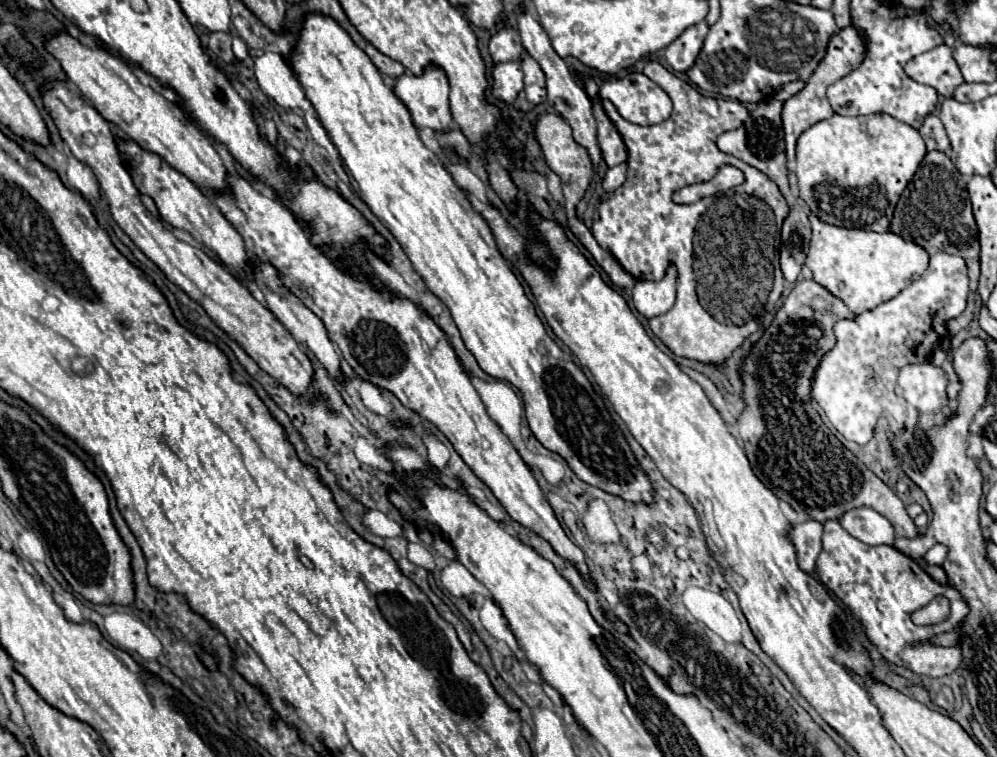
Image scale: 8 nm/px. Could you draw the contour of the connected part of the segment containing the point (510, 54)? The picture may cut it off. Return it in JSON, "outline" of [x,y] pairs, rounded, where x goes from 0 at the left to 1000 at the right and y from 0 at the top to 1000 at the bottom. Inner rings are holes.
{"outline":[[[512,36],[499,38],[499,44],[493,46],[491,52],[491,73],[495,83],[508,83],[508,81],[522,81],[526,62],[522,54],[520,41]]]}

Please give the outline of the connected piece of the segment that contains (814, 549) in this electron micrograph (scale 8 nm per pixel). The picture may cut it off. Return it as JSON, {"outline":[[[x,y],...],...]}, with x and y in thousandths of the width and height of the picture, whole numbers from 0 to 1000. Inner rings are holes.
{"outline":[[[808,688],[796,694],[792,709],[800,728],[800,746],[808,757],[818,757],[818,738],[824,723],[824,694],[820,688]]]}

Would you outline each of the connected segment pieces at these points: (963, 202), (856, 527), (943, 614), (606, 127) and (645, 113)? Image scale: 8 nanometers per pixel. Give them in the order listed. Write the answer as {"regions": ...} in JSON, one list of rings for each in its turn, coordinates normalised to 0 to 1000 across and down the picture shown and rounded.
{"regions":[[[[943,199],[929,202],[915,242],[909,247],[909,252],[905,255],[905,260],[897,276],[897,284],[893,292],[893,305],[903,310],[909,318],[915,318],[915,321],[927,326],[927,329],[939,326],[947,334],[963,337],[969,345],[973,369],[975,369],[973,392],[979,390],[977,382],[979,382],[981,363],[983,363],[981,300],[975,287],[975,271],[973,271],[973,260],[969,252],[969,239],[963,231],[963,226],[957,221],[957,215],[953,213],[951,205],[947,205]]],[[[861,670],[851,675],[843,686],[843,694],[855,709],[871,720],[897,720],[897,712],[899,712],[899,701],[895,691],[883,678],[875,675],[873,670]]],[[[938,791],[937,795],[918,807],[915,811],[915,820],[919,826],[935,826],[935,823],[947,820],[951,815],[951,810],[953,810],[951,791]]],[[[594,133],[594,144],[596,144],[596,155],[600,160],[600,192],[604,197],[604,207],[608,213],[608,218],[616,221],[616,218],[626,215],[628,213],[628,192],[626,192],[622,176],[618,173],[614,160],[608,155],[602,133]]],[[[630,96],[626,104],[608,107],[602,128],[612,131],[620,149],[638,165],[658,165],[674,149],[672,128],[646,96]]]]}

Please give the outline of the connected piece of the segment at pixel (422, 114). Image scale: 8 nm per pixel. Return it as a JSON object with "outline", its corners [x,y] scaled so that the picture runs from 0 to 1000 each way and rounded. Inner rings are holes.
{"outline":[[[429,89],[421,102],[403,99],[395,110],[395,123],[409,141],[417,168],[431,168],[439,176],[451,173],[451,115],[443,91]]]}

